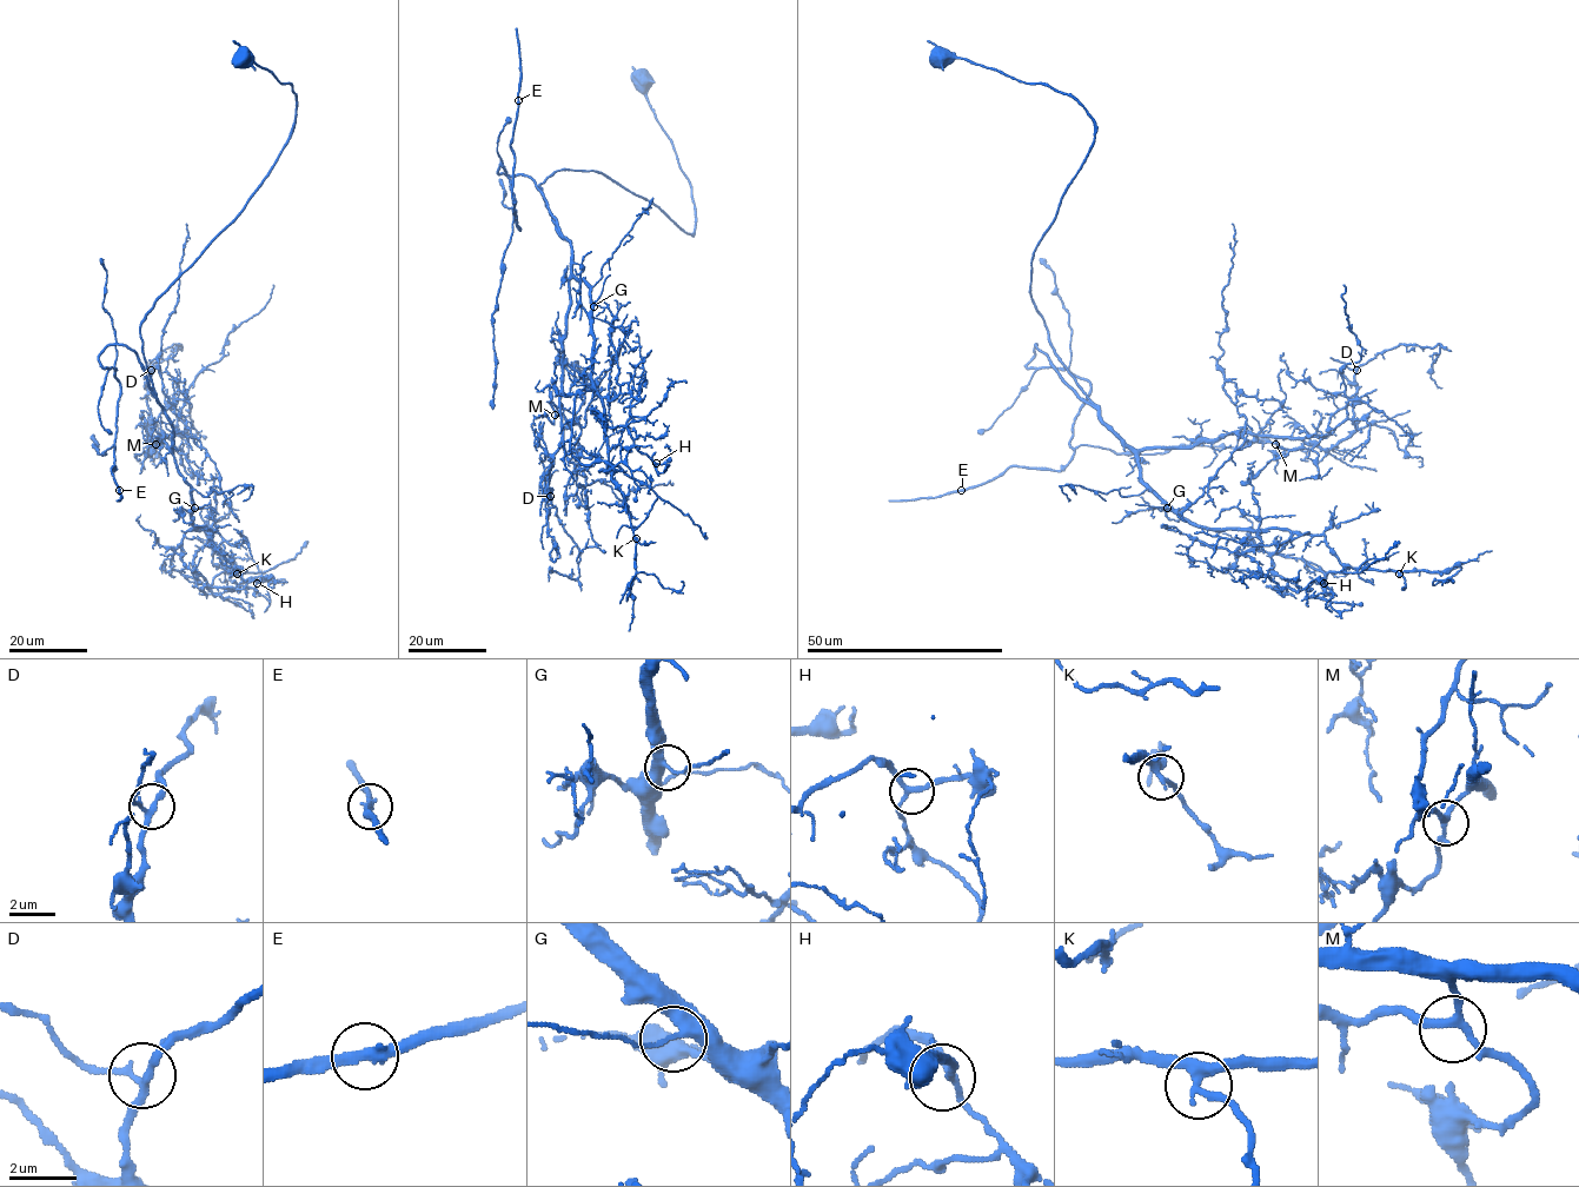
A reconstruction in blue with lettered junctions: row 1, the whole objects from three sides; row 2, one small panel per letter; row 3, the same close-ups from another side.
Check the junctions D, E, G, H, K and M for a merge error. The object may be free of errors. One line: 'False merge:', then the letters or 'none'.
False merge: none

